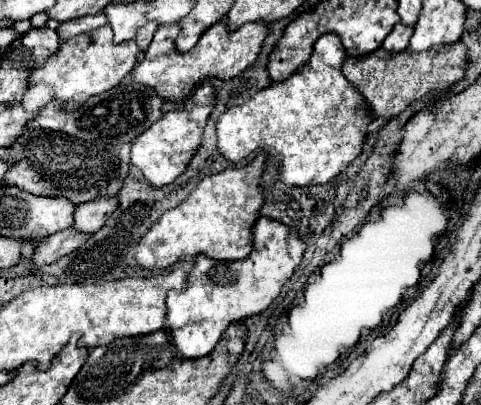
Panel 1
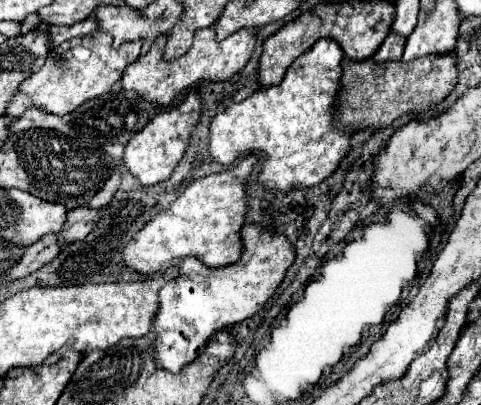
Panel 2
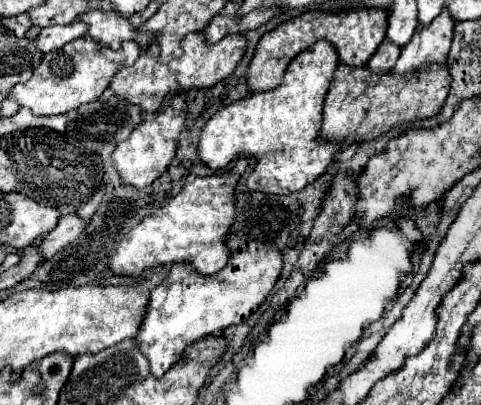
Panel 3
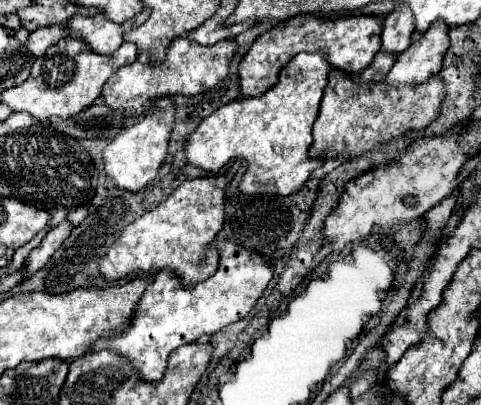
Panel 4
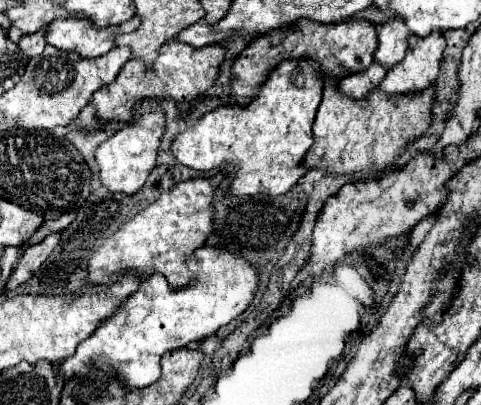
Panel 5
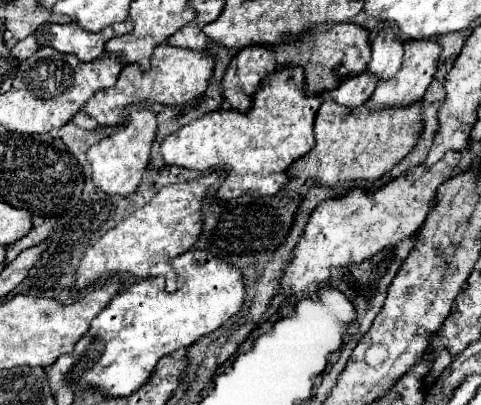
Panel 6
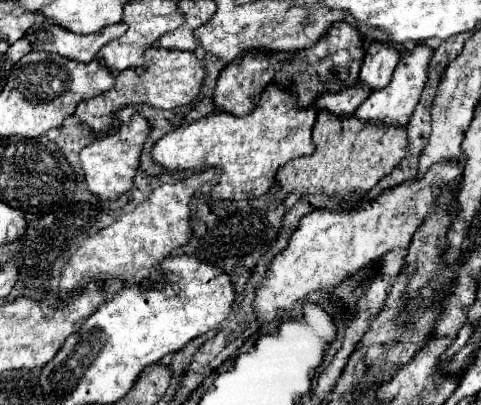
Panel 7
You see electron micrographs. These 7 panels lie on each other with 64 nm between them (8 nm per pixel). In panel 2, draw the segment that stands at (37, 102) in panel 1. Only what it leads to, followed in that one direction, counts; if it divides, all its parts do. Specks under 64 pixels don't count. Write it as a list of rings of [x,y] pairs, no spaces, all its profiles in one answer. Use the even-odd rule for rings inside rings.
[[[18,92],[18,94],[14,94],[14,98],[10,100],[10,104],[8,104],[8,108],[6,108],[6,116],[20,116],[26,108],[30,108],[32,106],[32,102],[28,100],[28,96],[26,94],[22,94],[22,92]]]

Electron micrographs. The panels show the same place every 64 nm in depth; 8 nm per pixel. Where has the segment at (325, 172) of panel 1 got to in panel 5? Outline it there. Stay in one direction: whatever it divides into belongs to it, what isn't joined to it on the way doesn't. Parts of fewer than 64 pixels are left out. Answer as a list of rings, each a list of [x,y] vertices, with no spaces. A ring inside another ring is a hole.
[[[286,60],[280,62],[276,70],[272,70],[272,76],[262,84],[258,96],[248,106],[220,106],[202,118],[196,120],[196,124],[184,132],[180,132],[172,146],[170,154],[184,166],[194,170],[212,170],[218,168],[230,160],[234,160],[240,168],[230,184],[230,194],[234,196],[254,196],[254,194],[266,194],[266,196],[278,196],[286,194],[300,176],[304,176],[304,170],[300,168],[300,162],[308,148],[312,146],[312,120],[316,116],[316,110],[322,102],[322,80],[320,80],[320,68],[312,64],[312,60]]]

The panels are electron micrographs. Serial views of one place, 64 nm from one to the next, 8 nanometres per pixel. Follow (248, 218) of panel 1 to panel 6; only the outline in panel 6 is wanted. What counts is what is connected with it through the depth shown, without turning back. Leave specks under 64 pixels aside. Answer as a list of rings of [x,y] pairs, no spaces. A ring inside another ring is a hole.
[[[210,174],[182,184],[164,186],[144,208],[132,212],[128,218],[116,224],[116,228],[110,228],[100,240],[96,240],[96,244],[86,248],[84,258],[76,270],[76,288],[86,288],[106,274],[130,274],[132,278],[143,279],[163,276],[166,290],[176,290],[176,274],[172,272],[170,260],[188,252],[198,240],[202,230],[202,198],[214,180],[216,176]]]

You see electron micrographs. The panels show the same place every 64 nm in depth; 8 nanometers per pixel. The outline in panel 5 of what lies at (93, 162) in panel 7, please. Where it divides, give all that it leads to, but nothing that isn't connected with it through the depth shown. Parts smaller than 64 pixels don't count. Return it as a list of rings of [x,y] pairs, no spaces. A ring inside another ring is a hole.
[[[144,112],[140,116],[134,116],[122,130],[118,130],[114,136],[110,136],[106,142],[102,142],[96,148],[96,164],[98,164],[98,178],[110,192],[124,192],[124,194],[136,194],[150,170],[156,164],[156,154],[160,146],[160,136],[164,132],[164,112]]]

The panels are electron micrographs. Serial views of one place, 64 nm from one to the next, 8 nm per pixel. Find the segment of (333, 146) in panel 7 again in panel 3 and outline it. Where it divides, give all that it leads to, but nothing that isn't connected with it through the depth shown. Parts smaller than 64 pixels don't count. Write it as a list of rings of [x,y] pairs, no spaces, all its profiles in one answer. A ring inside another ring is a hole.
[[[338,64],[326,94],[318,142],[336,142],[340,146],[372,142],[386,136],[392,128],[402,128],[404,124],[436,116],[448,96],[448,90],[450,74],[446,64],[428,64],[416,76],[392,76],[392,72],[372,74],[366,66],[348,68]]]

